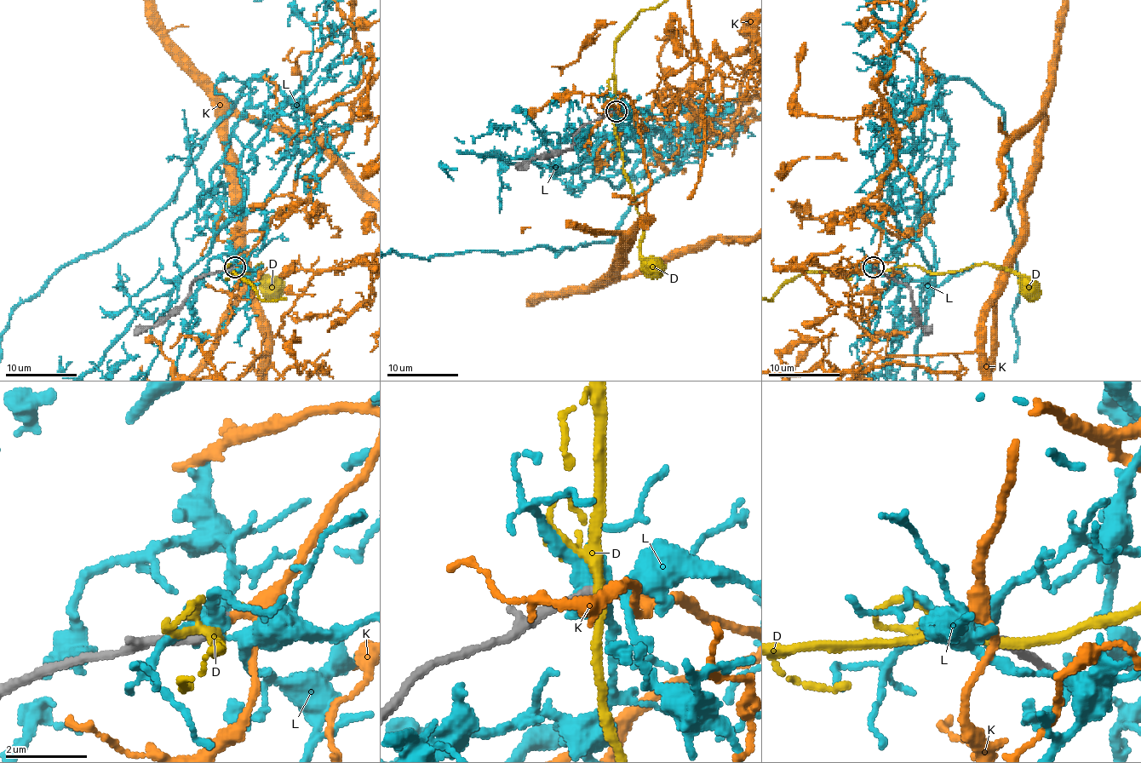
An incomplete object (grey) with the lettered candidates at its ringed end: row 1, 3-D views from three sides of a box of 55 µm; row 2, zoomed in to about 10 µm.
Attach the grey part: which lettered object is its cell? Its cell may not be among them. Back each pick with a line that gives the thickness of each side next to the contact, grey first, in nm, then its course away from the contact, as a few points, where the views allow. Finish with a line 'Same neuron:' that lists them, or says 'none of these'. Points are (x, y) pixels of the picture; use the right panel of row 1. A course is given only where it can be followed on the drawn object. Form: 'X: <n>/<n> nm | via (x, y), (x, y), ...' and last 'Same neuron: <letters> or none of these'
K: 240/240 nm
Same neuron: K

